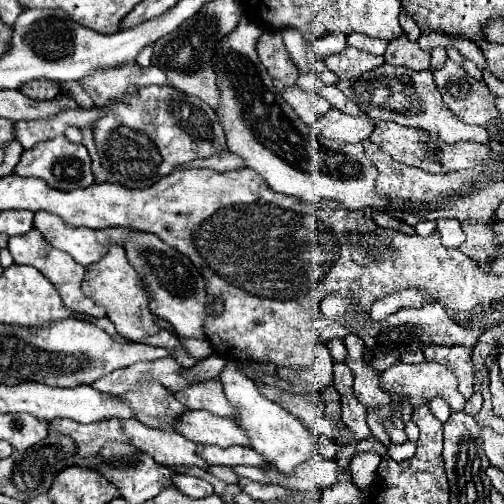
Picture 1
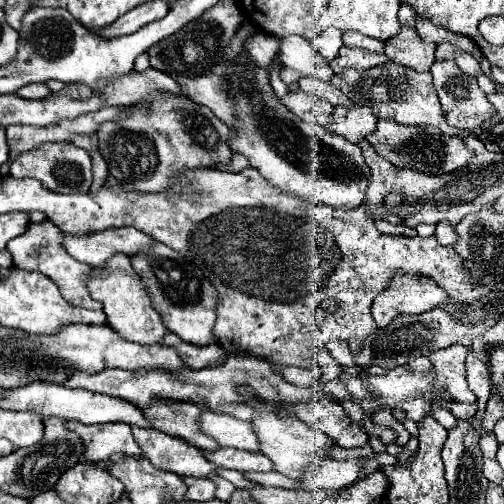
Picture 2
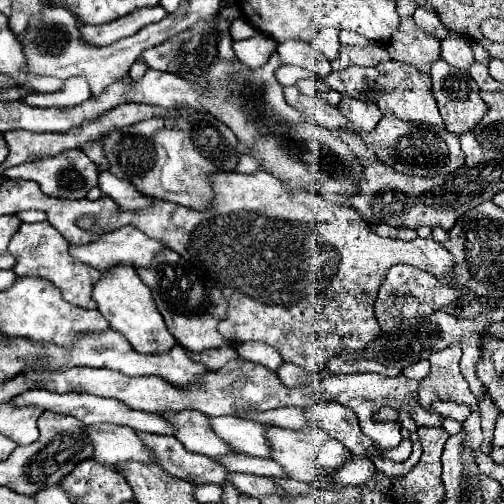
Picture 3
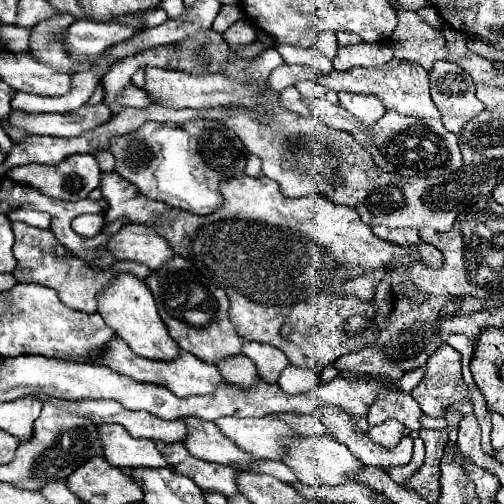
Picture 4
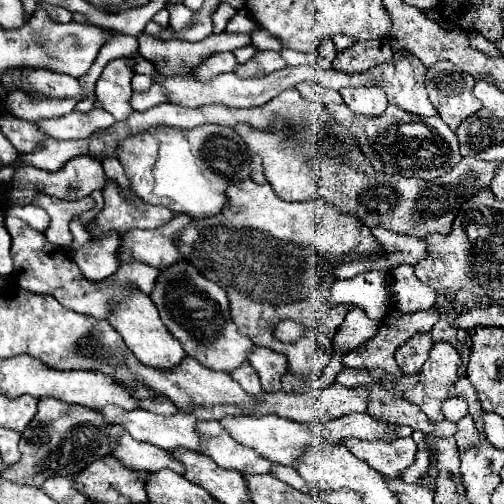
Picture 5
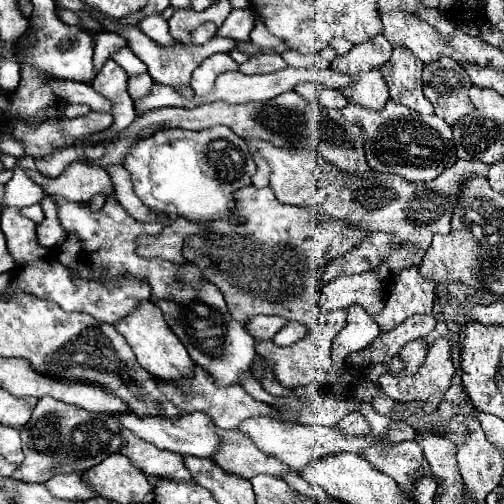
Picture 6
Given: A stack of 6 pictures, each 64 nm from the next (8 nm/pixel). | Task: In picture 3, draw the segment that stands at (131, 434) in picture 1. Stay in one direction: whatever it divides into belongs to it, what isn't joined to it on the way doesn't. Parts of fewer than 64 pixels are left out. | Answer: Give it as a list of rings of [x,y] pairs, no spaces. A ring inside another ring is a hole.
[[[138,434],[138,436],[154,450],[156,464],[160,464],[172,476],[188,480],[196,486],[212,482],[224,488],[226,484],[230,484],[226,466],[222,466],[212,458],[188,452],[174,436],[156,436],[156,434]]]

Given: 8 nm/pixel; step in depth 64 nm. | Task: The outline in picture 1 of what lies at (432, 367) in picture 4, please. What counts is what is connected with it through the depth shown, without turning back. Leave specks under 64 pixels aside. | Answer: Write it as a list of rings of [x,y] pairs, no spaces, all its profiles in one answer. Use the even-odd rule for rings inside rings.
[[[428,346],[424,348],[424,356],[426,360],[438,362],[446,368],[452,370],[452,374],[458,380],[458,392],[462,392],[462,396],[466,400],[472,398],[472,362],[470,356],[472,352],[464,346]]]

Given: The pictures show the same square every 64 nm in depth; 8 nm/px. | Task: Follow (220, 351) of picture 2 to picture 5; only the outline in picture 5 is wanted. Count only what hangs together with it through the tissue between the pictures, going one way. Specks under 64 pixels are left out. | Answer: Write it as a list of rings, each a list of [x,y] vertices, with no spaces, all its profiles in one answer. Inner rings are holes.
[[[246,362],[244,366],[238,368],[238,372],[232,372],[232,378],[252,396],[260,396],[262,394],[262,388],[260,388],[260,380],[258,380],[258,374],[256,370]]]

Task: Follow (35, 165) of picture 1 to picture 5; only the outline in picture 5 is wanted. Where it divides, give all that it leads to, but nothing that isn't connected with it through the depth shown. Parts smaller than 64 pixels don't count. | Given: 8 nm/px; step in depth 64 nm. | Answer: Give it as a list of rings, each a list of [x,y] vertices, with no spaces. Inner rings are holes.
[[[78,156],[70,160],[60,172],[42,172],[32,166],[16,170],[16,178],[24,178],[40,188],[48,196],[62,200],[80,200],[90,196],[94,190],[102,190],[108,182],[100,160],[90,156]]]

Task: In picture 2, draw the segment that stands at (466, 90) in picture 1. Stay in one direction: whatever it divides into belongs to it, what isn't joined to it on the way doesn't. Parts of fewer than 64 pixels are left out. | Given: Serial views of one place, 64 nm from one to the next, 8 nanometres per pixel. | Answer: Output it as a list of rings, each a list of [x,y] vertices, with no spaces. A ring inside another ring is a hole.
[[[450,60],[448,62],[434,62],[430,72],[434,76],[434,88],[440,98],[440,104],[442,104],[448,124],[452,124],[460,130],[474,130],[484,120],[488,120],[488,116],[494,114],[494,106],[486,100],[486,94],[478,88],[476,78],[464,74],[454,62],[450,62]]]

